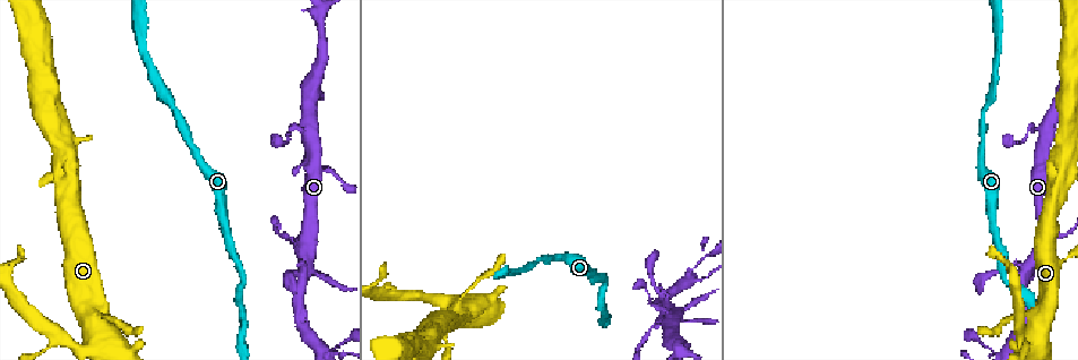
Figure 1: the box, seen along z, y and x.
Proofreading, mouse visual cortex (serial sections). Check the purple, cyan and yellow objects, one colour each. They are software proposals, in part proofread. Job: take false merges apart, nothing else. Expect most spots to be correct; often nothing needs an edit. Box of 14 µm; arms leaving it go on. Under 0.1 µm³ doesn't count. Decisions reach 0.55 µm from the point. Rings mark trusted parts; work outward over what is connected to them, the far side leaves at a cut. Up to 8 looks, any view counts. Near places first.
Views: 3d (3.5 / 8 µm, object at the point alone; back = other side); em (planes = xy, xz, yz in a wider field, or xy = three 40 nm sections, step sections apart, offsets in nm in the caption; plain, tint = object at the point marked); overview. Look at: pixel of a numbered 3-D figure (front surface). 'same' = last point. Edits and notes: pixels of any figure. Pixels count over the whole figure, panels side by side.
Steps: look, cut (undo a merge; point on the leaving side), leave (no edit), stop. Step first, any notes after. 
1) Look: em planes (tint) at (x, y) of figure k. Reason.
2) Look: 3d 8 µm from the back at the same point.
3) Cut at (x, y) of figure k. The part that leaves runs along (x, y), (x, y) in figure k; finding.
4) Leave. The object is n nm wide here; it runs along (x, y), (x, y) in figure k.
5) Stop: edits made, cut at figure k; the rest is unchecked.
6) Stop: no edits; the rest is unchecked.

Look: 3d 3.5 µm at (306, 244) of figure 1. Abrupt turn.

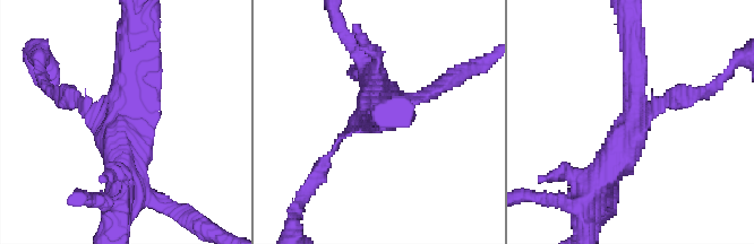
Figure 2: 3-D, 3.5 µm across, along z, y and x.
Look: em xy step 1 (tint) at (632, 123) of figure 2.

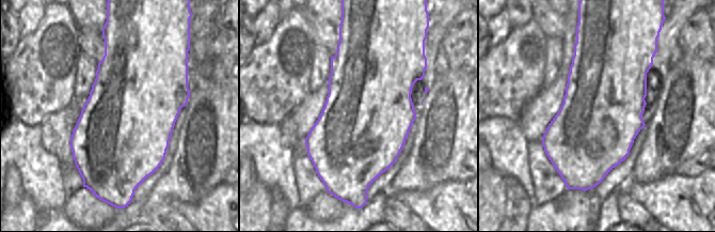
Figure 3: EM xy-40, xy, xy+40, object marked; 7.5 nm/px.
Leave. The object is 650 nm wide here; it runs along (632, 50), (635, 119), (591, 192) in figure 2; continuous, no second cell.

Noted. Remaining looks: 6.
Look: 3d 3.5 µm at (1031, 315) of figure 1. Calibre changes.

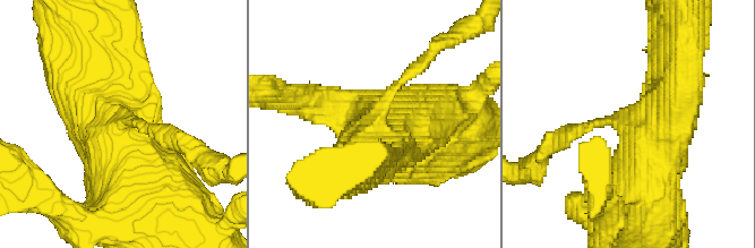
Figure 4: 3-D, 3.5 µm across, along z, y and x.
Look: em xy step 5 (tint) at (376, 119) of figure 4. The arms are 150, 800 nm wide.

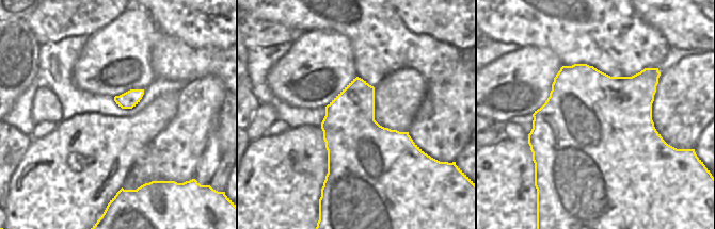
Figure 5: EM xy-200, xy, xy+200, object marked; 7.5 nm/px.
Leave. The object is 480 nm wide here; it runs along (363, 160), (382, 102), (423, 61) in figure 4; one cell here.

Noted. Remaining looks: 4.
Look: em xy step 1 (tint) at (1067, 154) of figure 1. Sudden change in width.

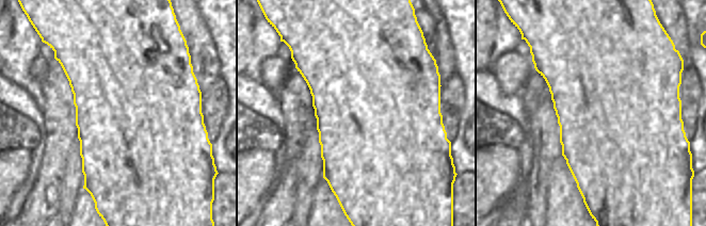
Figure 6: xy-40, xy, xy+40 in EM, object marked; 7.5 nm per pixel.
Look: 3d 3.5 µm at the same point.

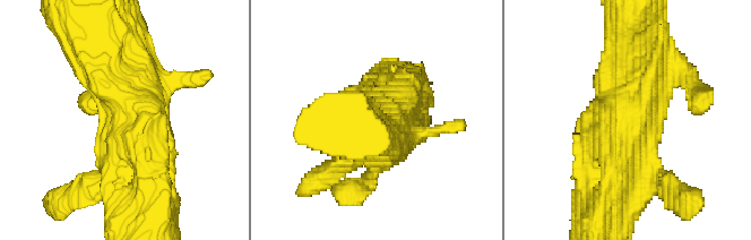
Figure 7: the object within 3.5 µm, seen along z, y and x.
Leave. It runs along (605, 216), (631, 157), (639, 77) in figure 7; continuous, no second cell.

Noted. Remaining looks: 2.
Stop: no edits; the rest is unchecked.

